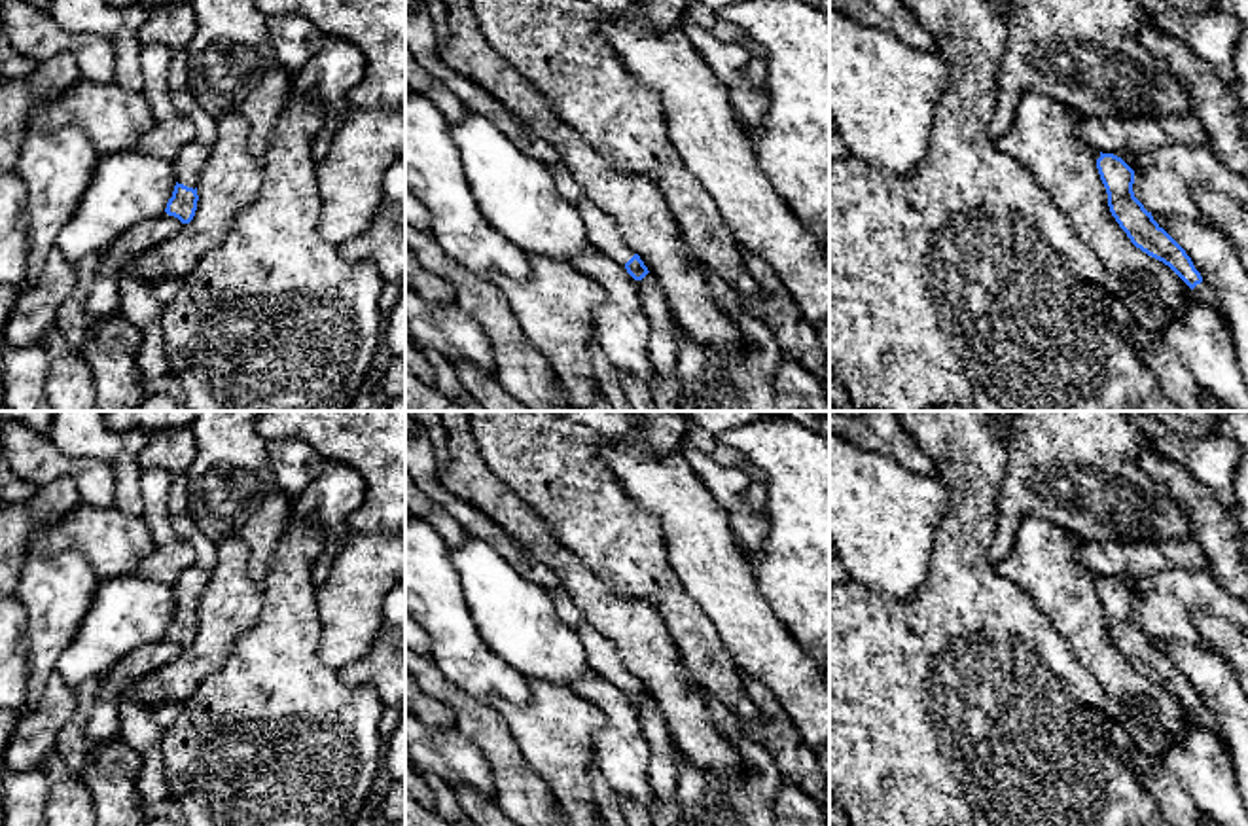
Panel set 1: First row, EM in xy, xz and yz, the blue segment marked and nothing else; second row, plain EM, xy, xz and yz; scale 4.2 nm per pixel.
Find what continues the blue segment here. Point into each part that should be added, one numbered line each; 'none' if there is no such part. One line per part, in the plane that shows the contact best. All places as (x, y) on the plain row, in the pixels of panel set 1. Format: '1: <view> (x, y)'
1: xy (188, 588)
2: yz (1203, 715)

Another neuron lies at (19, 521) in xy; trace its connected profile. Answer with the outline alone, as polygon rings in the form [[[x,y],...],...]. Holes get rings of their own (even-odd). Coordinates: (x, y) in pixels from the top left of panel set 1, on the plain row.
[[[68,477],[38,487],[25,502],[0,500],[0,597],[15,597],[25,555],[32,549],[32,536],[40,529],[53,527],[80,504],[81,494]]]

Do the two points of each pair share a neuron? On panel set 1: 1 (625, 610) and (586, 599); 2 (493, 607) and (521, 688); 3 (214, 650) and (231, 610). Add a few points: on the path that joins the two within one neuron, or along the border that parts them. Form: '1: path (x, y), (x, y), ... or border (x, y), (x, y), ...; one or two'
1: path (616, 610), (606, 610), (595, 599); one
2: border (483, 641), (527, 679); two
3: path (214, 641), (222, 620); one

